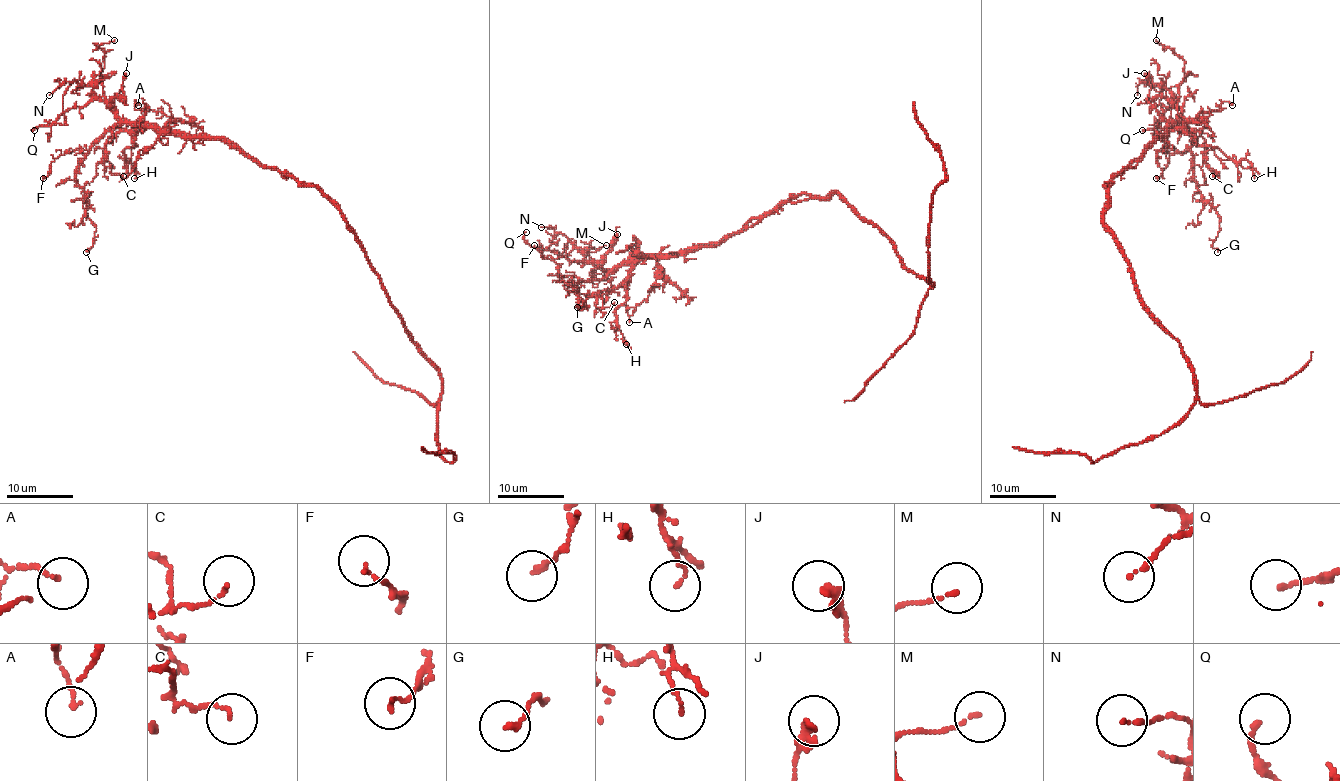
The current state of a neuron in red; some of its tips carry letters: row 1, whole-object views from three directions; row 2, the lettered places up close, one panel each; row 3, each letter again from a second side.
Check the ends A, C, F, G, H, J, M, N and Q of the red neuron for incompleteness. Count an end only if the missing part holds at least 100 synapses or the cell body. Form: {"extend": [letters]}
{"extend": []}

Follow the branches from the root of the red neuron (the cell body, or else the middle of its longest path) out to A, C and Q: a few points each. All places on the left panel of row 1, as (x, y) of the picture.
A: (346, 226), (343, 213), (313, 185), (259, 166), (221, 140), (171, 135), (169, 116), (138, 105)
C: (346, 226), (313, 185), (221, 140), (144, 126), (116, 133), (104, 165), (123, 176)
Q: (346, 226), (343, 213), (313, 185), (259, 166), (221, 140), (131, 126), (98, 100), (34, 130)

